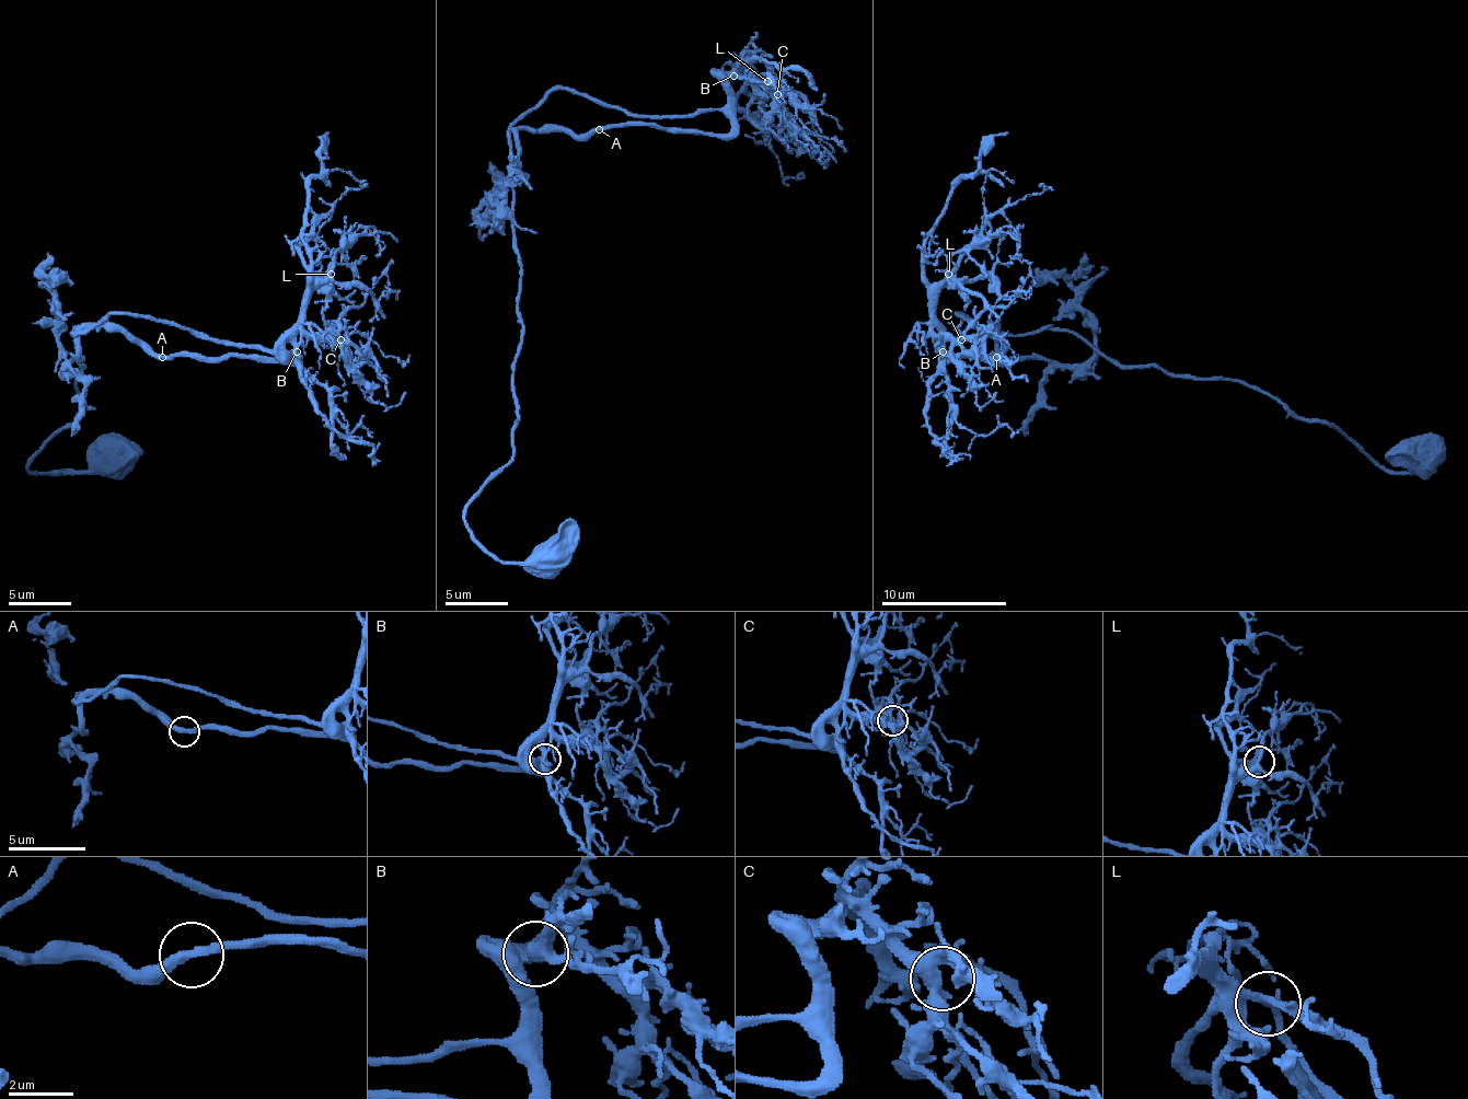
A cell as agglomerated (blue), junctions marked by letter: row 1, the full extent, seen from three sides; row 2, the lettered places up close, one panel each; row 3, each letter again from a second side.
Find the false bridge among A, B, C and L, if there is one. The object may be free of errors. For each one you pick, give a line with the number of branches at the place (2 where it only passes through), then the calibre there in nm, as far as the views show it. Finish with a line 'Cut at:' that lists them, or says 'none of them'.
Cut at: none of them

